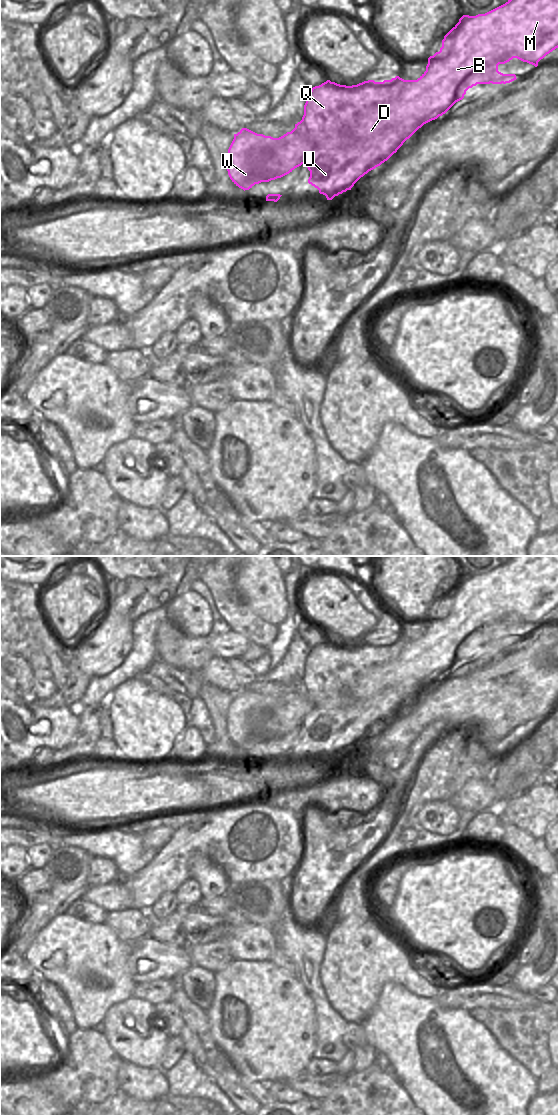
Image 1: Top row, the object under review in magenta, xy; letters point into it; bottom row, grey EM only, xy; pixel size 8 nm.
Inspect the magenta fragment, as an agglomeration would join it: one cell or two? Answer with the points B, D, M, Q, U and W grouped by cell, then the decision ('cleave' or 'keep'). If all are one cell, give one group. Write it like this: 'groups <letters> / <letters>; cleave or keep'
groups B D M Q U W; keep

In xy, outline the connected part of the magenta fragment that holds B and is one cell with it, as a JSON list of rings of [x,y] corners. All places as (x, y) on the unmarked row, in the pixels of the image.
[[[512,556],[505,564],[485,574],[478,574],[476,576],[463,575],[459,579],[459,582],[444,596],[440,611],[428,618],[426,631],[417,640],[404,640],[399,636],[396,636],[391,640],[384,640],[383,642],[368,640],[352,646],[340,645],[327,640],[321,645],[311,649],[304,665],[302,680],[295,684],[295,688],[291,692],[287,692],[279,698],[273,698],[271,696],[257,694],[247,688],[242,688],[237,694],[234,694],[234,699],[228,709],[228,717],[226,719],[228,735],[236,746],[245,751],[252,748],[255,744],[281,738],[292,732],[295,728],[305,724],[310,731],[308,743],[317,748],[320,754],[325,755],[327,760],[332,760],[335,756],[338,756],[347,750],[351,750],[361,737],[387,721],[397,712],[403,703],[424,684],[445,674],[456,662],[464,658],[464,655],[469,648],[472,648],[477,644],[506,644],[517,639],[515,634],[503,634],[499,632],[499,624],[505,624],[513,618],[517,618],[537,627],[538,622],[556,608],[558,608],[558,556]]]

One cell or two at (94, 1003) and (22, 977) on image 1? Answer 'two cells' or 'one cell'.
two cells

